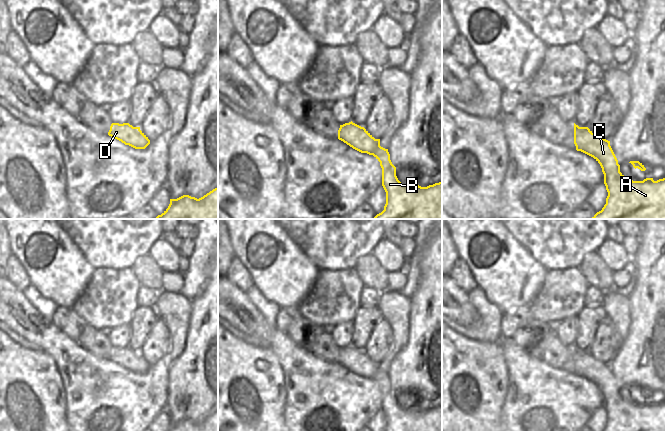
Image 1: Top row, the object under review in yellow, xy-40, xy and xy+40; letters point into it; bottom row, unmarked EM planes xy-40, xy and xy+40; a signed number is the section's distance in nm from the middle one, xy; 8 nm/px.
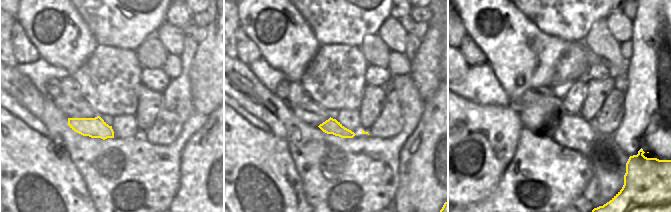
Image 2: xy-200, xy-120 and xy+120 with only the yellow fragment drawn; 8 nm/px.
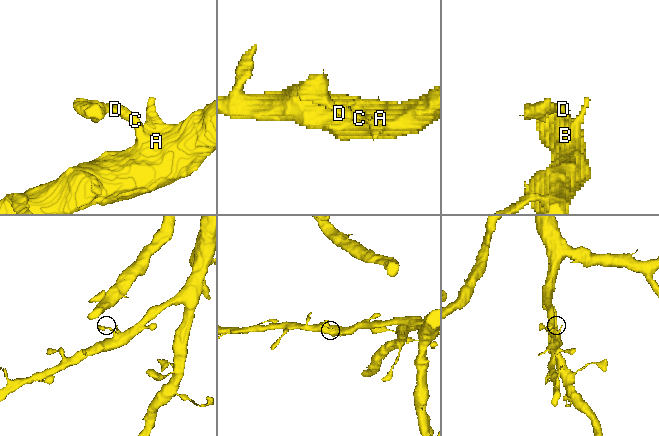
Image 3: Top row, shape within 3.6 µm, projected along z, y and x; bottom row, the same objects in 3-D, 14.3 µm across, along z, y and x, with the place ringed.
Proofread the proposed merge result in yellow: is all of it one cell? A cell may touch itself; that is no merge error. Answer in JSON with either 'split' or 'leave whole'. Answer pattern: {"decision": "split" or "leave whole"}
{"decision": "leave whole"}

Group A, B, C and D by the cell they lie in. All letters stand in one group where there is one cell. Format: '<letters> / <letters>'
A B C D

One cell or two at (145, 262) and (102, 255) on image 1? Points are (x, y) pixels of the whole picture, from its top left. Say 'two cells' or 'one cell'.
two cells

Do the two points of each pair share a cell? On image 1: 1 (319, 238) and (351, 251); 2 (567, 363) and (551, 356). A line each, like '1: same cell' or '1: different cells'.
1: same cell
2: same cell

